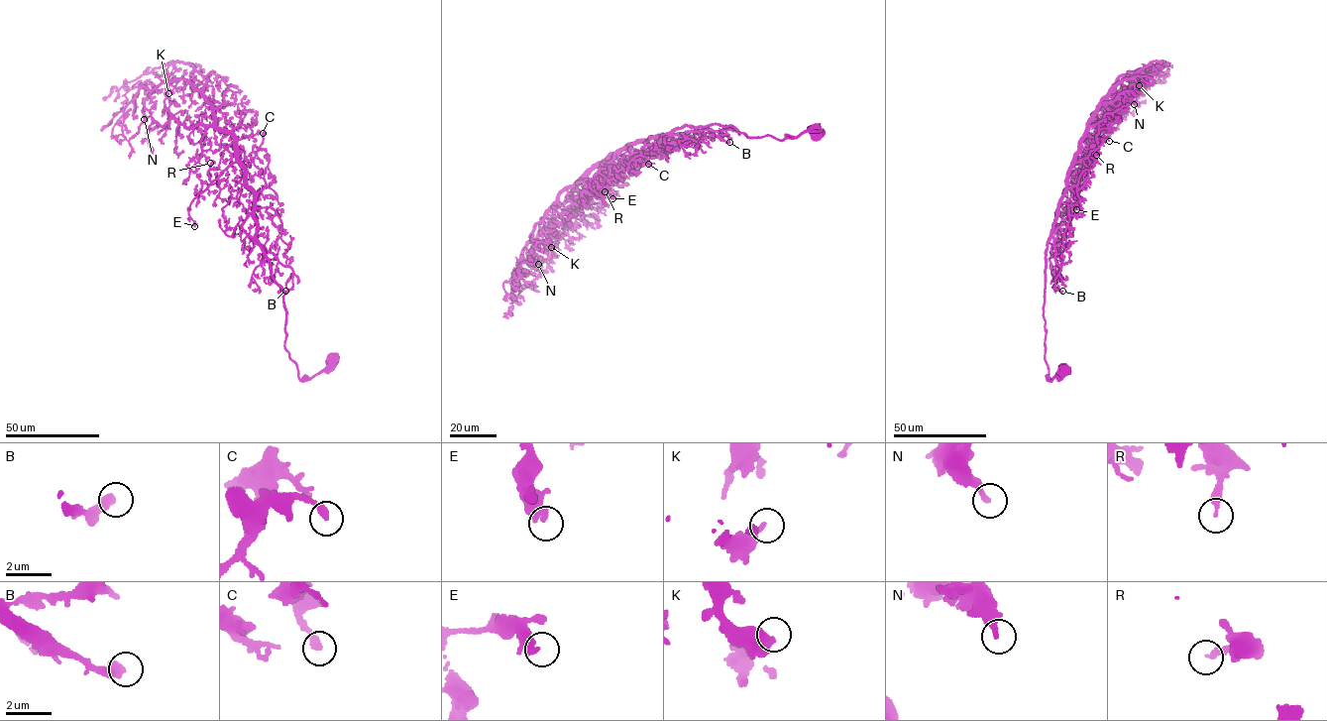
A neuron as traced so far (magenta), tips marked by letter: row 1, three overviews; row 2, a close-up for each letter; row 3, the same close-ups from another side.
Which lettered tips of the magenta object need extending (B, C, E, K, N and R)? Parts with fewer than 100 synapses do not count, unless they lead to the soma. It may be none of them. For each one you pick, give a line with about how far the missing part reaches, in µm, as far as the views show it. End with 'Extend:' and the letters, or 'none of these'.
Extend: none of these

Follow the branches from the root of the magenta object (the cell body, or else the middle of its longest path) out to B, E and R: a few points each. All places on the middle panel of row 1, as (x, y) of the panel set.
B: (819, 133), (781, 141), (750, 138), (715, 123), (687, 125), (671, 134), (726, 126), (718, 136), (729, 142)
E: (819, 133), (781, 141), (750, 138), (715, 123), (649, 135), (619, 150), (591, 179), (592, 189), (612, 198)
R: (819, 133), (781, 141), (750, 138), (715, 123), (649, 135), (619, 150), (596, 173), (605, 191)

